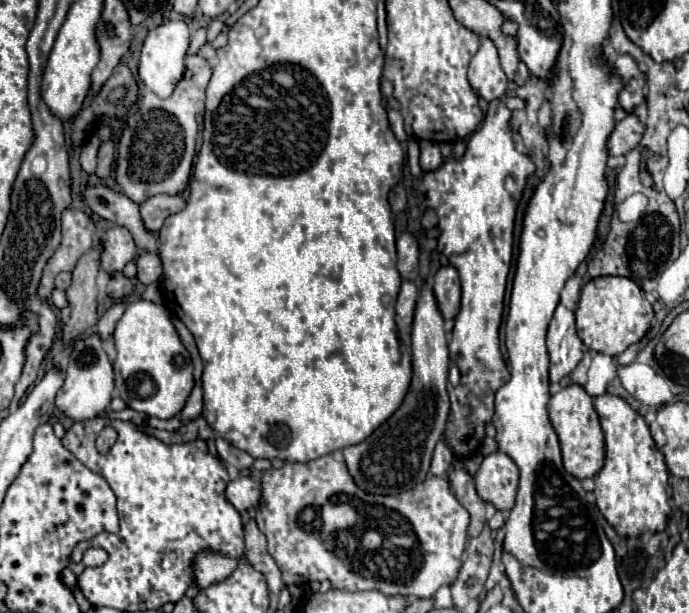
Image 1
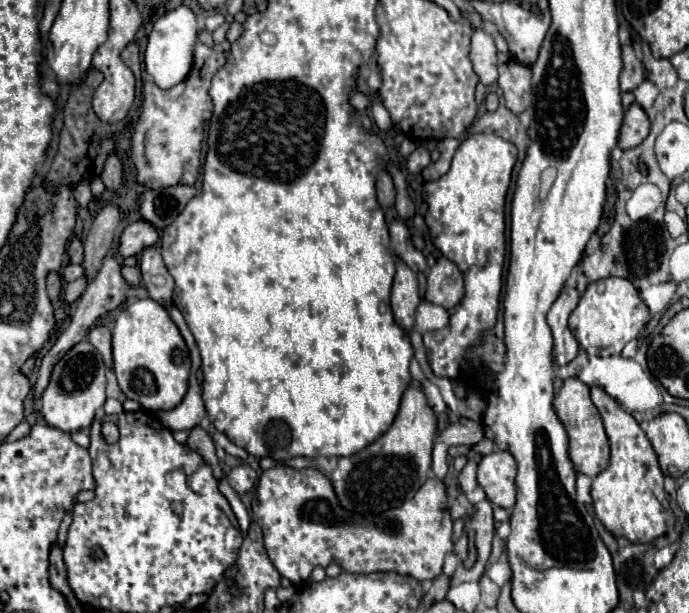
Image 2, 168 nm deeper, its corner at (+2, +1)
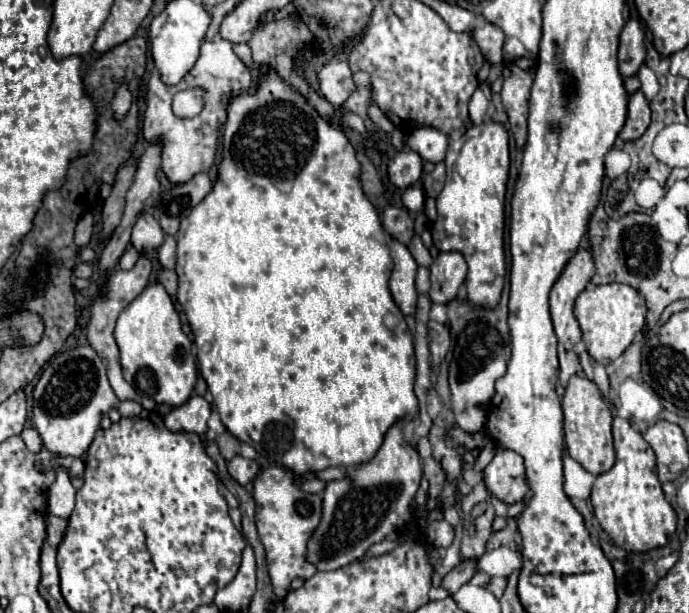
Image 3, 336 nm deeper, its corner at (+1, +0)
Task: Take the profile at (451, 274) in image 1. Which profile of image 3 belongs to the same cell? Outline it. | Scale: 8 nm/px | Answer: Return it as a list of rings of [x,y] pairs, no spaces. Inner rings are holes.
[[[439,253],[431,269],[429,299],[433,303],[451,303],[467,277],[467,265],[461,253]]]

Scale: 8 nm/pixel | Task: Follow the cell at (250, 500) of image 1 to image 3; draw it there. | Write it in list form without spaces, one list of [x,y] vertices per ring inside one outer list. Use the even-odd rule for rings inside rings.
[[[235,455],[231,461],[229,461],[229,475],[241,483],[241,485],[247,485],[255,479],[259,471],[259,465],[253,461],[253,459],[245,459],[241,455]]]

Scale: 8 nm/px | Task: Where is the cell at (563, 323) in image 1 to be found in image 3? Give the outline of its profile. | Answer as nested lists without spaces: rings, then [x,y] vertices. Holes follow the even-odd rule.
[[[579,249],[575,257],[565,265],[561,277],[551,289],[551,319],[555,327],[555,335],[559,339],[559,347],[563,351],[573,351],[581,341],[581,329],[573,315],[575,299],[581,291],[585,291],[591,275],[593,275],[593,257],[589,249]]]

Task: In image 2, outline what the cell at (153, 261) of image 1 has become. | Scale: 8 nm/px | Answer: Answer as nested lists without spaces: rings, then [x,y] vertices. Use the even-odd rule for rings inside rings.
[[[122,266],[122,276],[124,276],[124,280],[128,282],[128,284],[132,284],[132,286],[140,286],[140,270],[134,266]]]

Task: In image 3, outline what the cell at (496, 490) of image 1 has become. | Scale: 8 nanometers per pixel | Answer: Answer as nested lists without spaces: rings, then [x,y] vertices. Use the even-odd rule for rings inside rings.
[[[509,449],[495,453],[493,461],[483,469],[483,481],[487,491],[507,505],[523,501],[529,493],[523,457]]]

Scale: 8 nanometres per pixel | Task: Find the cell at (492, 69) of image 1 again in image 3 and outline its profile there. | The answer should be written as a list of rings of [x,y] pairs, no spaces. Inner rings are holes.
[[[487,23],[481,29],[473,31],[473,37],[481,49],[481,55],[485,57],[485,61],[489,65],[499,65],[503,63],[503,43],[505,43],[505,35],[501,33],[499,27]]]

